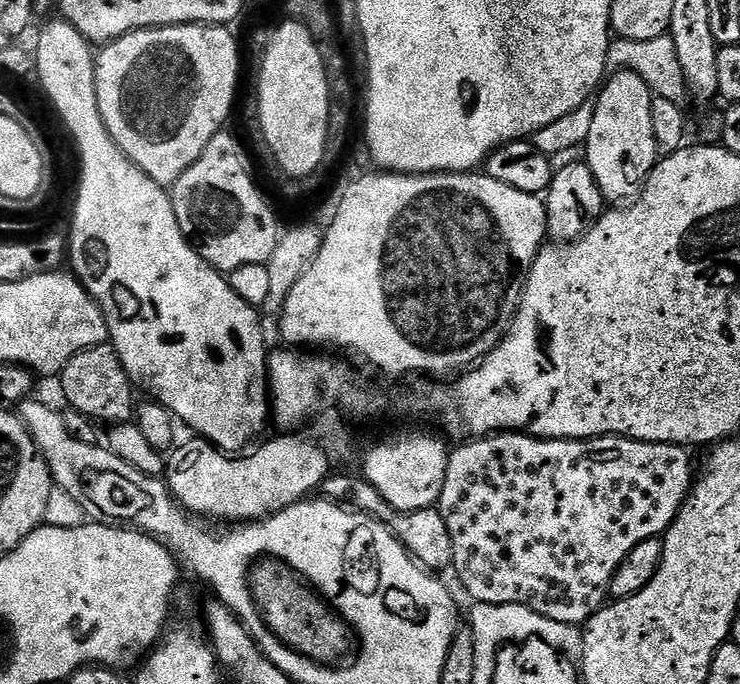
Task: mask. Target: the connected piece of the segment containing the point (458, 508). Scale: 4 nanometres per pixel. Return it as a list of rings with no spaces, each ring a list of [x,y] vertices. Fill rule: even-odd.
[[[502,432],[460,442],[448,454],[446,482],[442,486],[439,509],[450,530],[450,542],[454,545],[452,568],[460,584],[478,604],[521,604],[554,622],[573,626],[588,623],[595,612],[605,607],[610,596],[612,579],[622,562],[638,546],[647,540],[663,537],[674,522],[678,510],[688,497],[694,483],[692,456],[682,444],[651,444],[632,440],[629,436],[598,436],[595,440],[539,440],[523,432]]]

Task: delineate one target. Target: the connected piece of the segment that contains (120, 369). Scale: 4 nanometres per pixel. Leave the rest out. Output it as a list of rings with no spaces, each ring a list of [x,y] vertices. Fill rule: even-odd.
[[[105,342],[97,348],[84,348],[74,354],[74,358],[70,358],[70,362],[66,362],[66,366],[60,371],[58,383],[68,399],[67,407],[93,422],[101,420],[107,426],[115,426],[133,419],[134,385],[111,343]]]

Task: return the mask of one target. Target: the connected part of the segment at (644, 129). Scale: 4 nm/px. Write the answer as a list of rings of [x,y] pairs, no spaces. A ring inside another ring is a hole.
[[[616,70],[605,79],[595,97],[596,109],[590,122],[590,138],[586,145],[586,151],[588,151],[586,163],[590,166],[605,201],[628,202],[639,196],[641,188],[648,180],[648,175],[658,162],[656,143],[654,142],[654,122],[650,119],[650,102],[653,95],[650,85],[642,82],[642,78],[638,74],[627,70]]]

